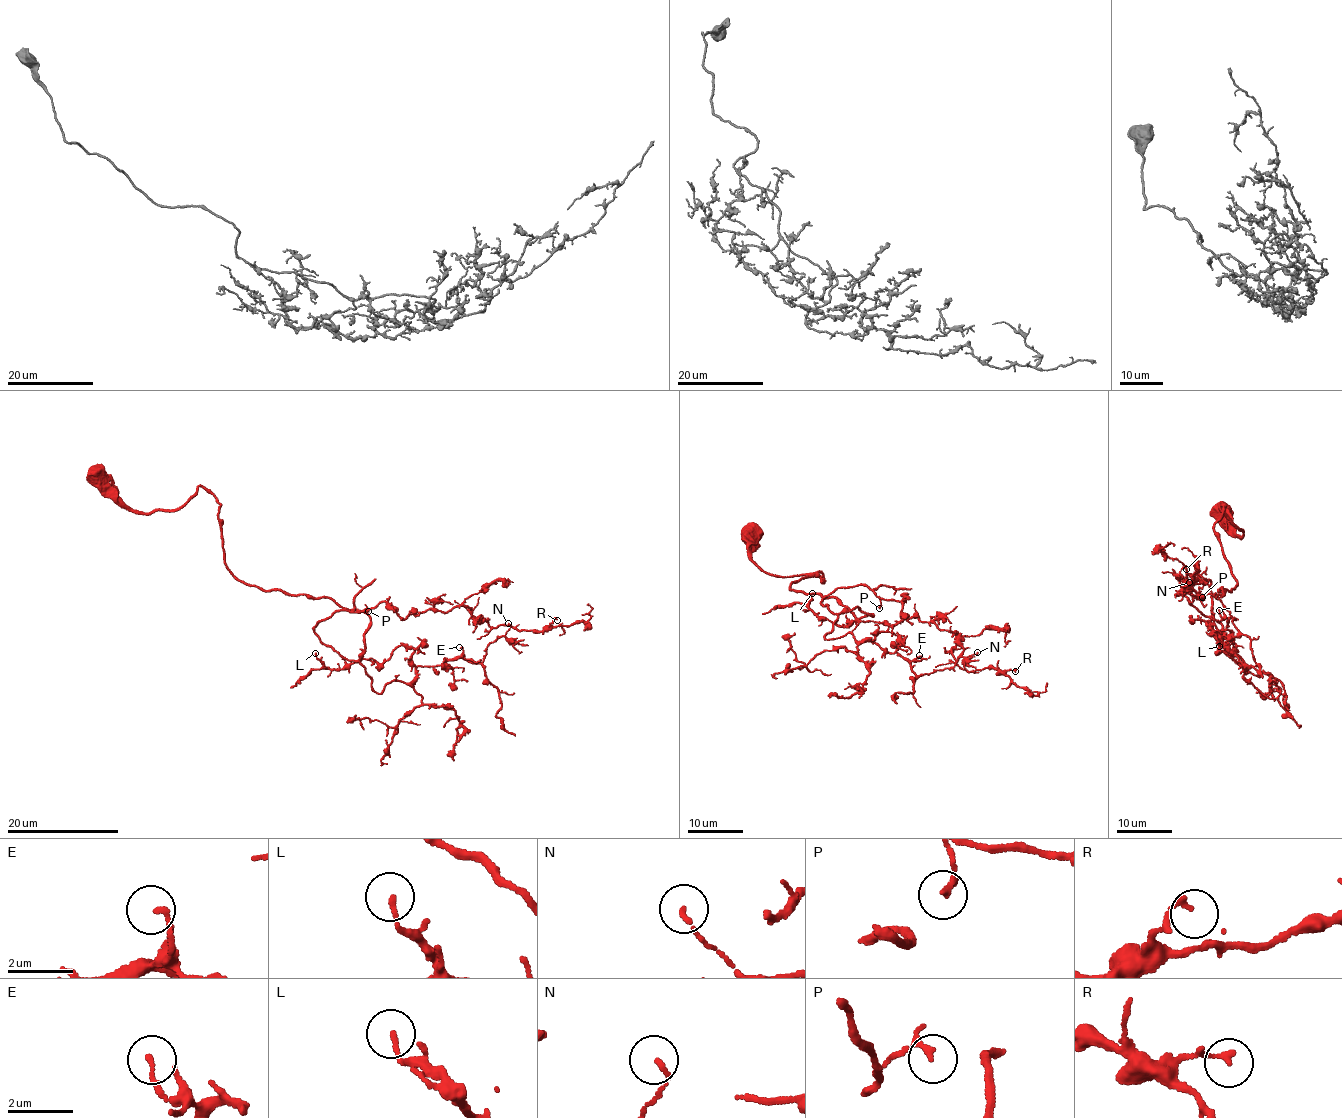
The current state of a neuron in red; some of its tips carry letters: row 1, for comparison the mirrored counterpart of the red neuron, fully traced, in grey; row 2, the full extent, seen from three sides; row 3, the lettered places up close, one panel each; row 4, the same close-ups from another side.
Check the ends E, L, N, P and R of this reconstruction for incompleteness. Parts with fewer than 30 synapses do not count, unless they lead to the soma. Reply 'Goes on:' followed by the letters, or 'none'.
Goes on: none

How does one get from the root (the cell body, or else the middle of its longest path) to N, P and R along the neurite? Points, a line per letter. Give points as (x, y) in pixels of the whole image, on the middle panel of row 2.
N: (751, 533), (766, 572), (821, 573), (789, 585), (873, 615), (846, 610), (825, 639), (917, 676), (977, 652)
P: (751, 533), (766, 572), (821, 573), (789, 585), (873, 615), (832, 613), (822, 600), (855, 585), (879, 608)
R: (751, 533), (766, 572), (873, 615), (832, 613), (867, 586), (953, 634), (962, 669), (1015, 671)

